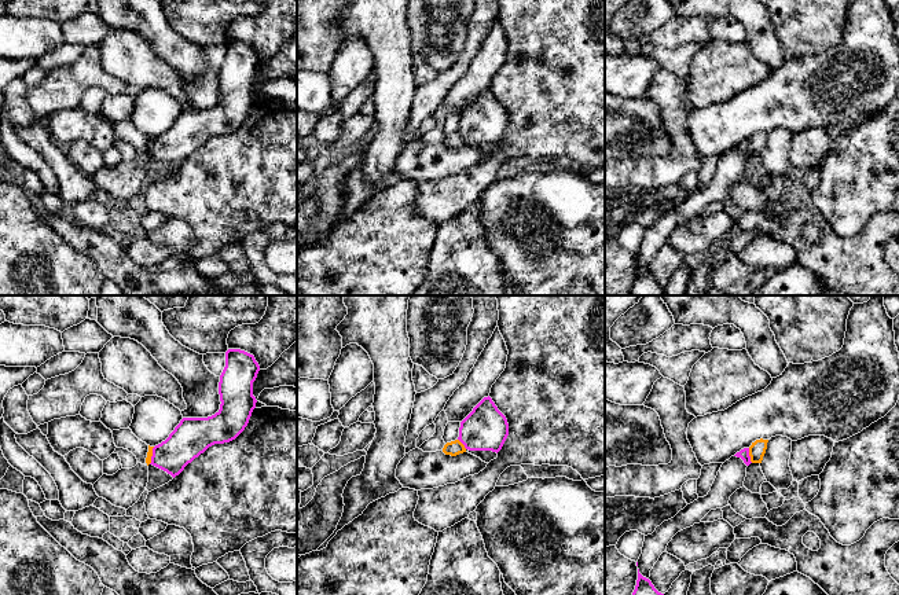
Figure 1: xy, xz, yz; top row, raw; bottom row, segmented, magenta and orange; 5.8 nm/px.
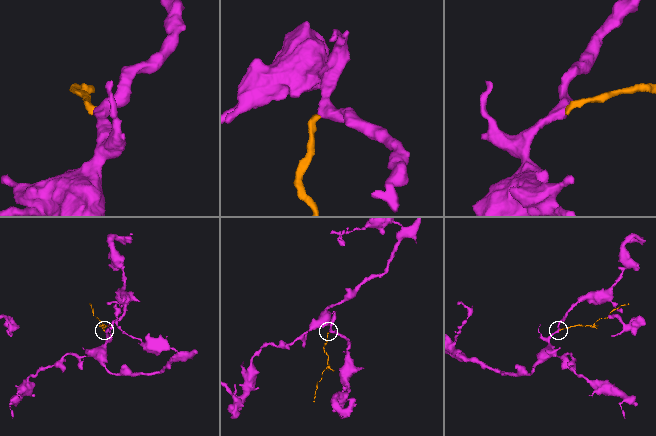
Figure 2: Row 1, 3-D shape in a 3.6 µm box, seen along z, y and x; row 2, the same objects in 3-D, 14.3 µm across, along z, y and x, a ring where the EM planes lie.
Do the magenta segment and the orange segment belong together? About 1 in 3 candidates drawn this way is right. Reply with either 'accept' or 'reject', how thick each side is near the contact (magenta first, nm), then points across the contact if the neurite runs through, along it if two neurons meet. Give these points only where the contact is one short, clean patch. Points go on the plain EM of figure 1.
reject; calibres 60 and 100 nm; border yz (748, 140), (752, 154)

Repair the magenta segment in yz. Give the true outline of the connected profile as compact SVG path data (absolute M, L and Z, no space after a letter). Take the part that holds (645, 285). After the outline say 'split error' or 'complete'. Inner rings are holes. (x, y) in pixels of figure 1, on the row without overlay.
M638 261L638 272L630 295L667 295L664 286L658 284L652 273L643 269Z; complete

